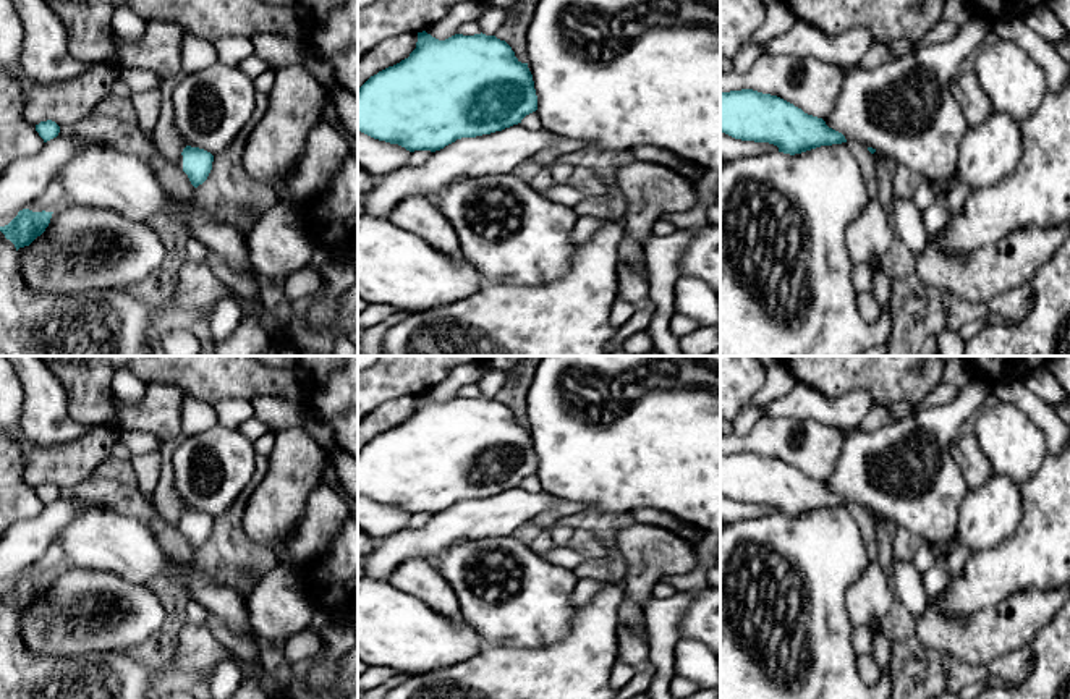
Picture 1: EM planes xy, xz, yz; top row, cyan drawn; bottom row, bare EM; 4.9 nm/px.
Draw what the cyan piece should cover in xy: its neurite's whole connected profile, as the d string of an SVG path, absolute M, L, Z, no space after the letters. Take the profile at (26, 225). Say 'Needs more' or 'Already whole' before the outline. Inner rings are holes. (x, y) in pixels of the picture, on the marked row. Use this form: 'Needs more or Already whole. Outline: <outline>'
Already whole. Outline: M23 209L8 225L0 227L0 231L15 244L18 251L19 248L29 246L45 231L52 214L53 212L32 212L29 209Z

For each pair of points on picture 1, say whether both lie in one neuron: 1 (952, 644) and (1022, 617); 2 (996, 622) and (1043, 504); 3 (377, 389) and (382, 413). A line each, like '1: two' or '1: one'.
1: one
2: two
3: two

